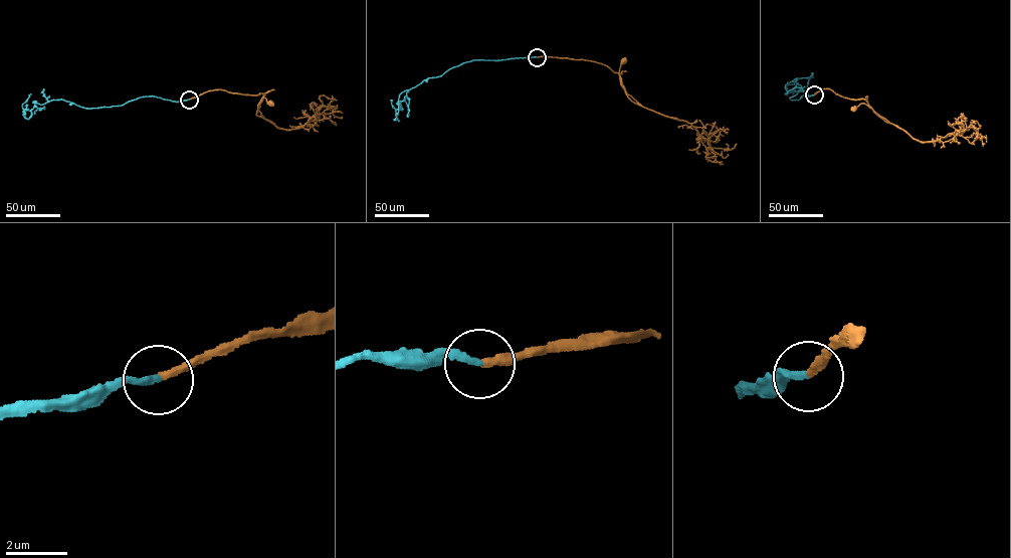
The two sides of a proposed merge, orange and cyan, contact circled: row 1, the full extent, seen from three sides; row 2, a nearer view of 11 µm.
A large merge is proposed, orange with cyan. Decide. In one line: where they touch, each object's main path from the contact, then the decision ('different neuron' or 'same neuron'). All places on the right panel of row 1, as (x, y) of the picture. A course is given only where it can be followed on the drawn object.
at (814, 95); orange runs (814, 95), (827, 88), (844, 97), (864, 99), (878, 116), (897, 127), (864, 104), (853, 109); cyan runs (814, 95), (798, 87), (785, 94), (787, 82), (798, 83), (802, 88), (790, 99), (799, 100), (813, 76); same neuron

